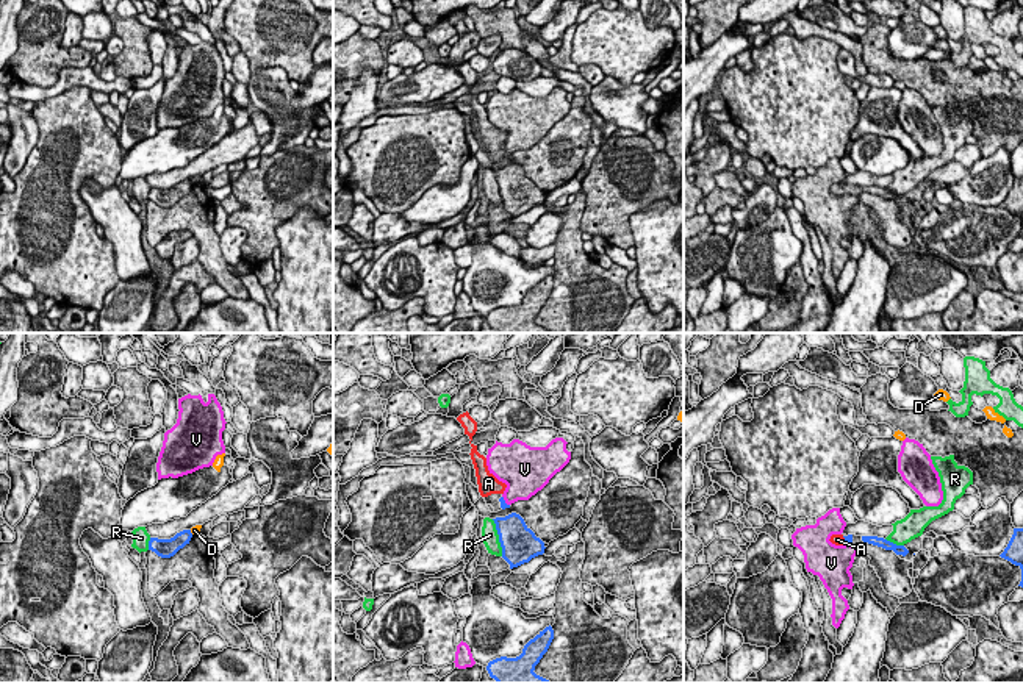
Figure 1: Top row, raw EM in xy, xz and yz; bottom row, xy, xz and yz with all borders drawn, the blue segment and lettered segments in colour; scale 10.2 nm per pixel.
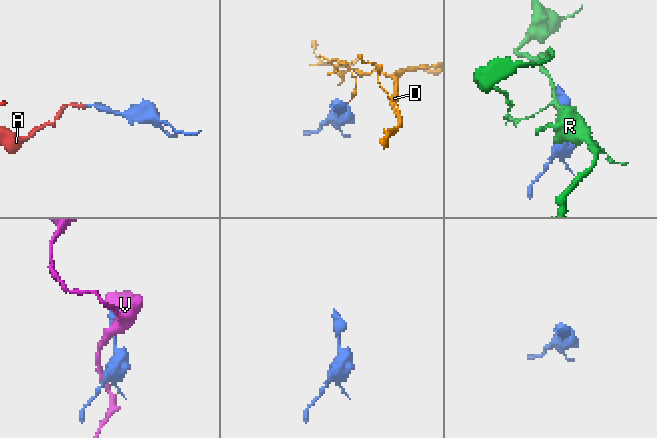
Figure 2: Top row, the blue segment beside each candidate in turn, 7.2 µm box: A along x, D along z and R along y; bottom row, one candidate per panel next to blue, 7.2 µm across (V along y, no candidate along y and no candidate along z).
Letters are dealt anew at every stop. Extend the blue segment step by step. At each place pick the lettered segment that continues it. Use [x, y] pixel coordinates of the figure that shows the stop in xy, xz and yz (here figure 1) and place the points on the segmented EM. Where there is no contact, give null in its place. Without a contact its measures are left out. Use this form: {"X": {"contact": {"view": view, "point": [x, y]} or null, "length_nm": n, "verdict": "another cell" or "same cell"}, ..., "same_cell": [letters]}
{"A": {"contact": {"view": "yz", "point": [843, 536]}, "length_nm": 60, "verdict": "same cell"}, "D": {"contact": {"view": "xy", "point": [190, 532]}, "length_nm": 60, "verdict": "another cell"}, "R": {"contact": {"view": "xz", "point": [499, 538]}, "length_nm": 400, "verdict": "another cell"}, "V": {"contact": {"view": "xz", "point": [504, 500]}, "length_nm": 130, "verdict": "another cell"}, "same_cell": ["A"]}

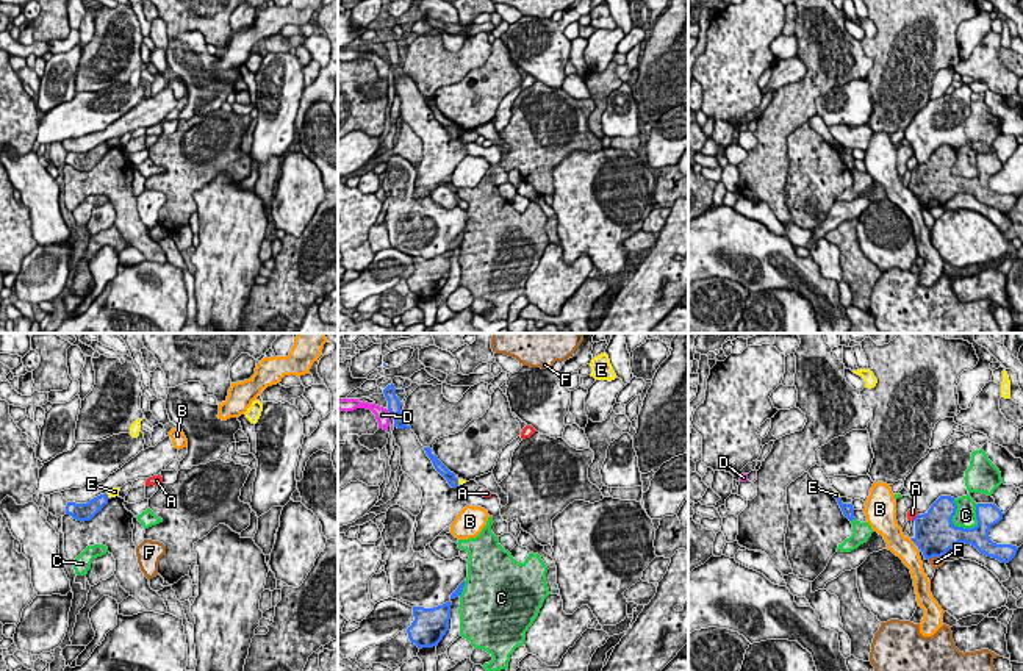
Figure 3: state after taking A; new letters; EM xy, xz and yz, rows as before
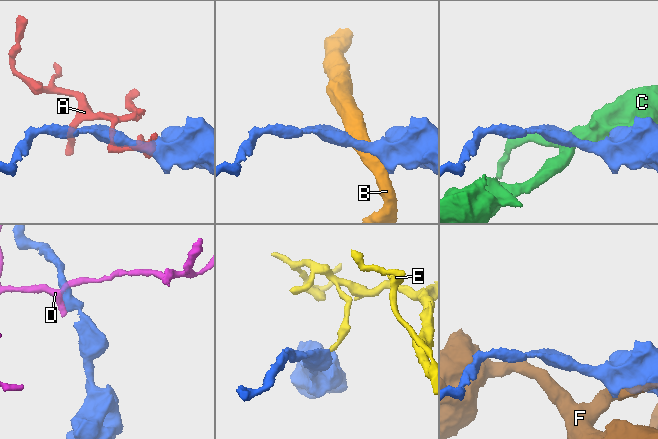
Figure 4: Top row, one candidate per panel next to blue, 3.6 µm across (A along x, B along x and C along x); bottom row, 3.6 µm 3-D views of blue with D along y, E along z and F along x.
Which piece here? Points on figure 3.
{"A": {"contact": {"view": "yz", "point": [917, 516]}, "length_nm": 100, "verdict": "another cell"}, "B": {"contact": {"view": "yz", "point": [912, 540]}, "length_nm": 100, "verdict": "another cell"}, "C": {"contact": {"view": "yz", "point": [951, 523]}, "length_nm": 380, "verdict": "another cell"}, "D": {"contact": {"view": "xz", "point": [390, 412]}, "length_nm": 90, "verdict": "another cell"}, "E": {"contact": {"view": "xy", "point": [107, 496]}, "length_nm": 80, "verdict": "another cell"}, "F": {"contact": {"view": "yz", "point": [934, 556]}, "length_nm": 150, "verdict": "another cell"}, "same_cell": []}

